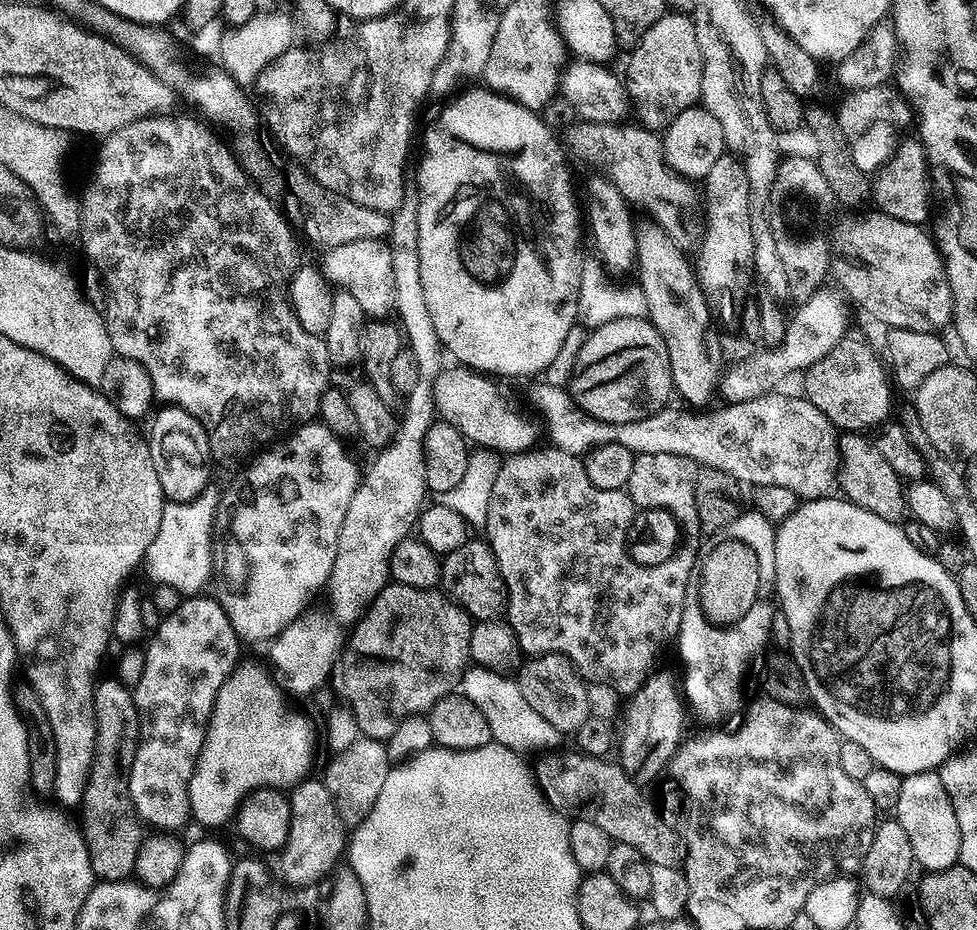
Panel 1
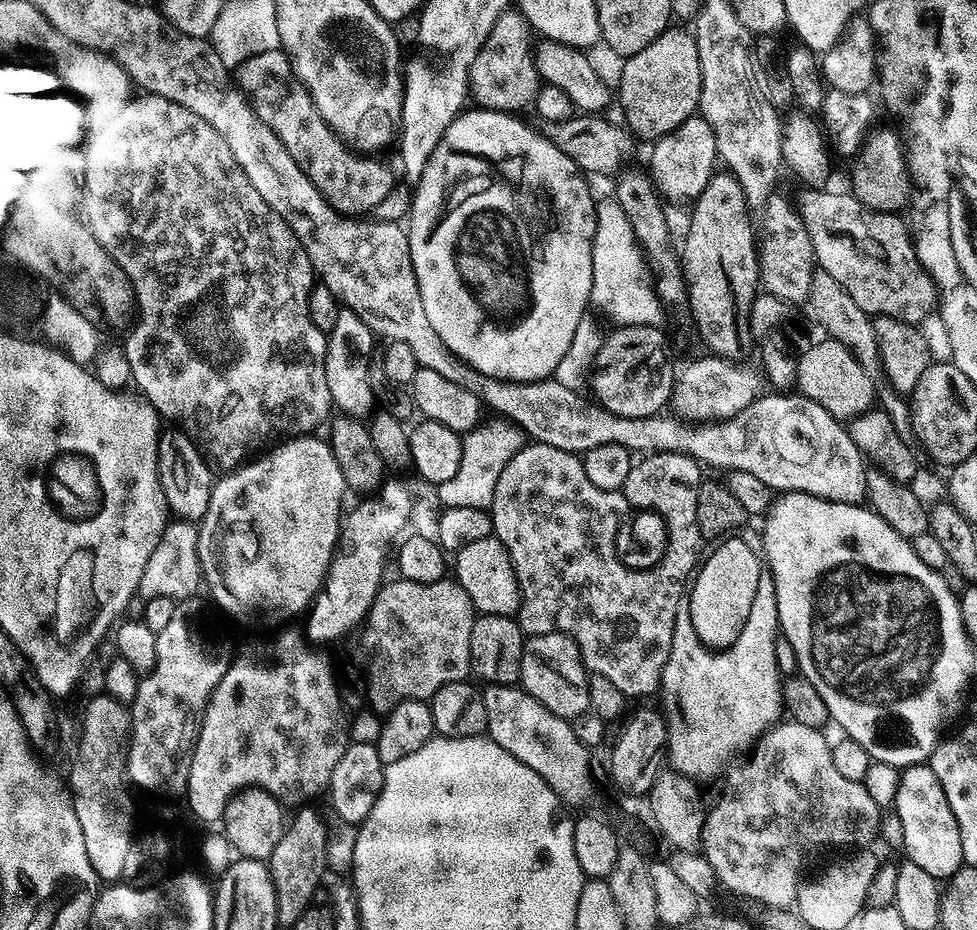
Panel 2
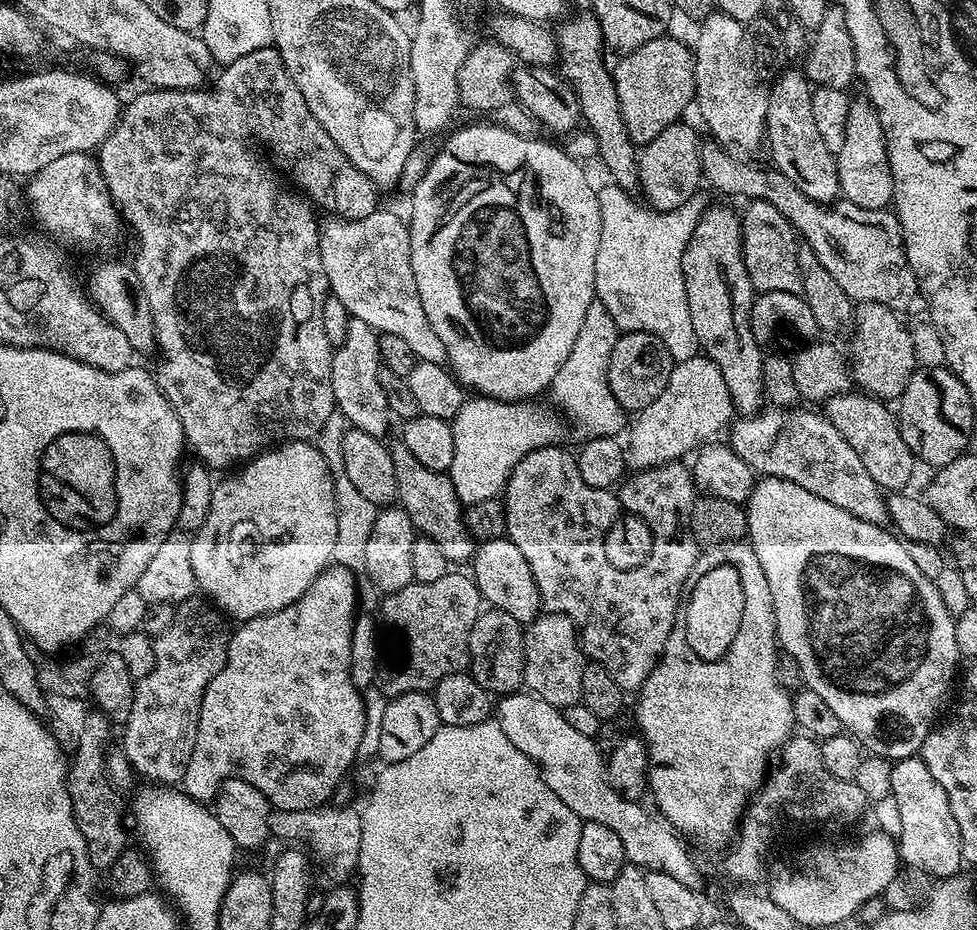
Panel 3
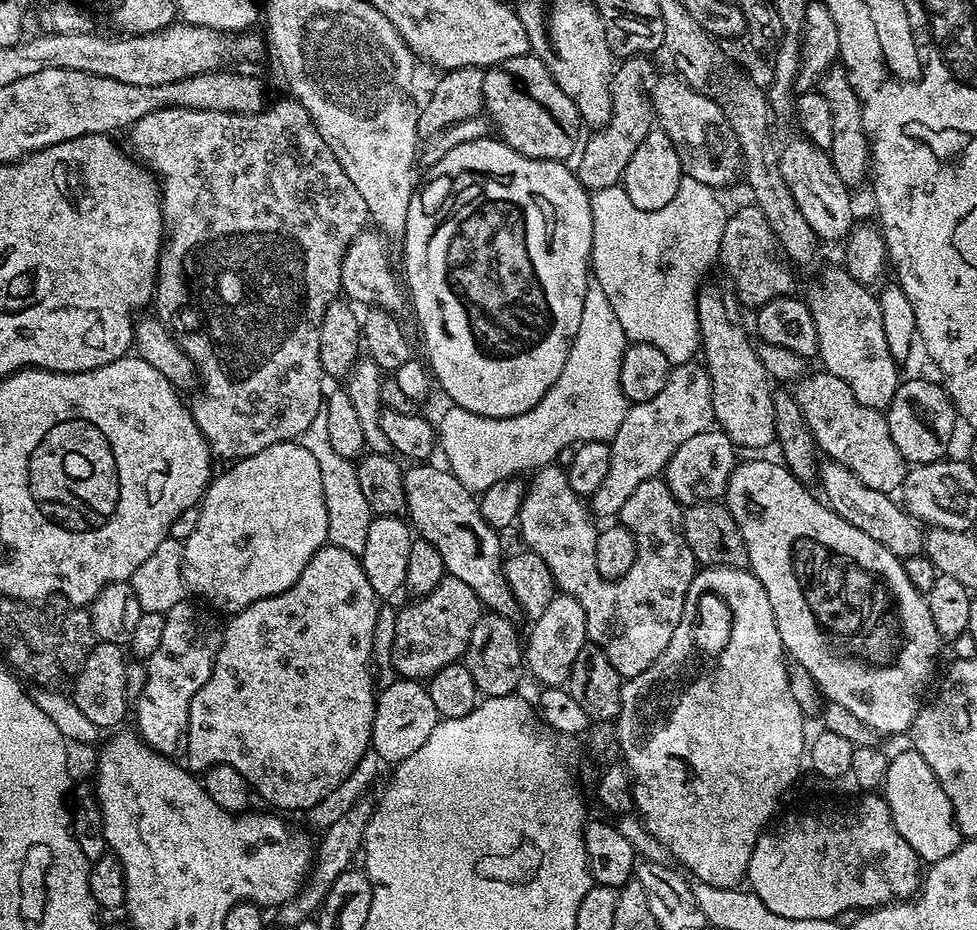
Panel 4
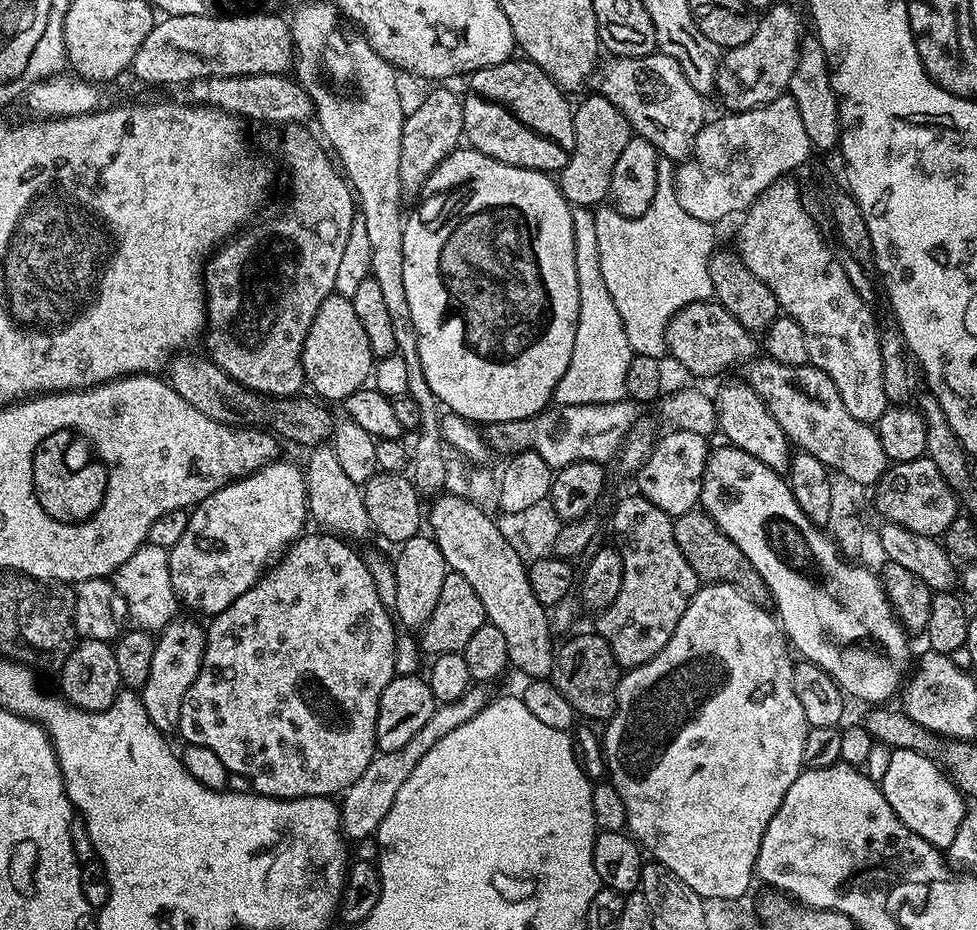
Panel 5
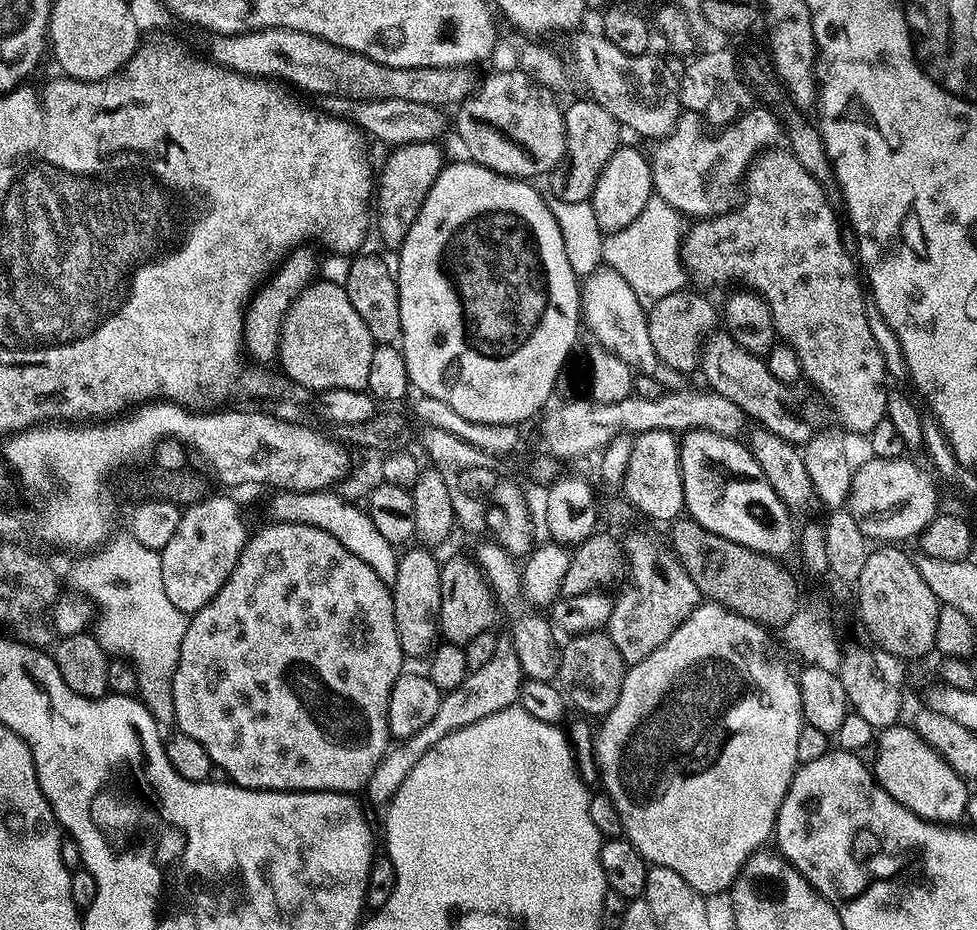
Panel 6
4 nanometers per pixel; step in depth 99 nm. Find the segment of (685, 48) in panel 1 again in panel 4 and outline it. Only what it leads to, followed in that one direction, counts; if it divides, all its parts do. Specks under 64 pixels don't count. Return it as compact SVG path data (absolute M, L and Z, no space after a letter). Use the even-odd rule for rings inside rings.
M634 56L623 61L624 64L615 69L612 74L612 113L606 127L591 133L592 137L585 139L582 151L579 153L580 165L575 165L576 177L586 189L596 192L604 187L614 187L621 183L626 162L630 162L634 150L642 146L642 138L654 128L654 113L649 89L644 88L644 79L652 72L651 59L644 56Z

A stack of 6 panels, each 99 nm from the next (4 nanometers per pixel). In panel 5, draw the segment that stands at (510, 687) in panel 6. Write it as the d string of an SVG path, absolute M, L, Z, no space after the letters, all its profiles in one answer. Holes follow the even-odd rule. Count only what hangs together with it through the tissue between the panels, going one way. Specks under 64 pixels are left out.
M473 686L468 689L466 694L462 694L462 698L458 702L439 705L430 718L430 722L426 722L426 726L422 726L422 730L418 730L418 734L414 734L414 738L410 738L410 742L406 742L406 746L402 746L402 750L380 752L373 756L370 766L366 766L366 770L362 770L362 778L358 778L358 782L354 782L349 788L344 789L342 793L344 801L341 799L338 804L340 830L349 841L364 840L367 836L368 839L375 837L382 818L386 818L390 806L394 806L394 798L398 795L398 790L402 790L402 782L406 782L406 778L410 778L414 766L428 753L428 749L440 741L450 730L462 726L462 722L470 722L470 718L474 718L490 703L490 696L487 696L480 688L483 687Z

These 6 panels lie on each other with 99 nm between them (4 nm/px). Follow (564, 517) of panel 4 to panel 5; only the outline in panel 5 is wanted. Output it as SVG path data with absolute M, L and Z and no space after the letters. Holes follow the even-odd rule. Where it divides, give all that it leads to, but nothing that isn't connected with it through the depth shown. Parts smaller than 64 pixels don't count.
M624 496L616 508L615 543L622 554L622 590L609 608L595 617L595 631L608 643L621 669L637 668L650 662L670 642L686 606L702 581L696 577L686 554L674 542L673 517L668 516L645 496Z

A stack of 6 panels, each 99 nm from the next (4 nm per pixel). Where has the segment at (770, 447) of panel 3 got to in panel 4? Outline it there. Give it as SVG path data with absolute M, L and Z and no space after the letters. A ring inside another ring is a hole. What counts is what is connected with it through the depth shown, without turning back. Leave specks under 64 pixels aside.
M824 462L818 468L818 485L824 493L823 499L829 508L836 512L850 526L858 526L862 534L870 534L874 542L882 542L890 554L901 558L909 556L918 556L924 550L924 533L921 525L913 517L909 516L907 511L895 500L889 493L873 490L858 478L846 466L833 462Z

